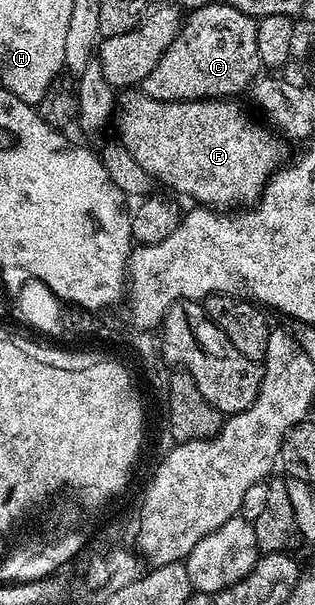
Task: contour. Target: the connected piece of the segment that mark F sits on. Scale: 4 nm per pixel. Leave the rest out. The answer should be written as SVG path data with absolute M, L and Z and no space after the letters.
M133 88L128 92L122 93L119 98L119 105L115 111L115 126L117 122L117 134L121 145L127 148L127 152L131 152L131 156L135 156L135 164L139 164L139 168L143 168L154 179L157 178L165 186L170 186L177 194L186 194L189 198L194 198L194 203L200 204L205 208L216 208L218 211L225 212L230 208L228 206L237 206L233 208L245 208L250 204L256 203L261 197L261 193L265 191L265 186L270 178L281 169L285 154L286 143L268 125L262 124L260 121L252 122L249 114L240 106L240 101L226 100L223 98L207 98L200 102L156 102L151 96L142 94L140 89Z

